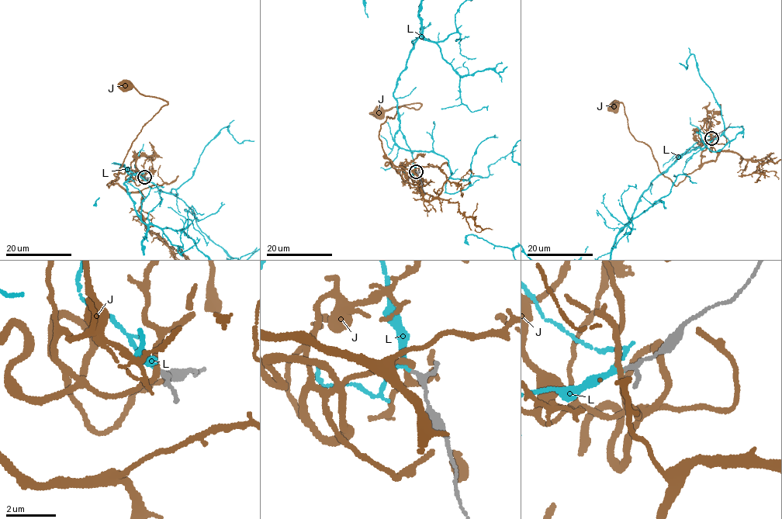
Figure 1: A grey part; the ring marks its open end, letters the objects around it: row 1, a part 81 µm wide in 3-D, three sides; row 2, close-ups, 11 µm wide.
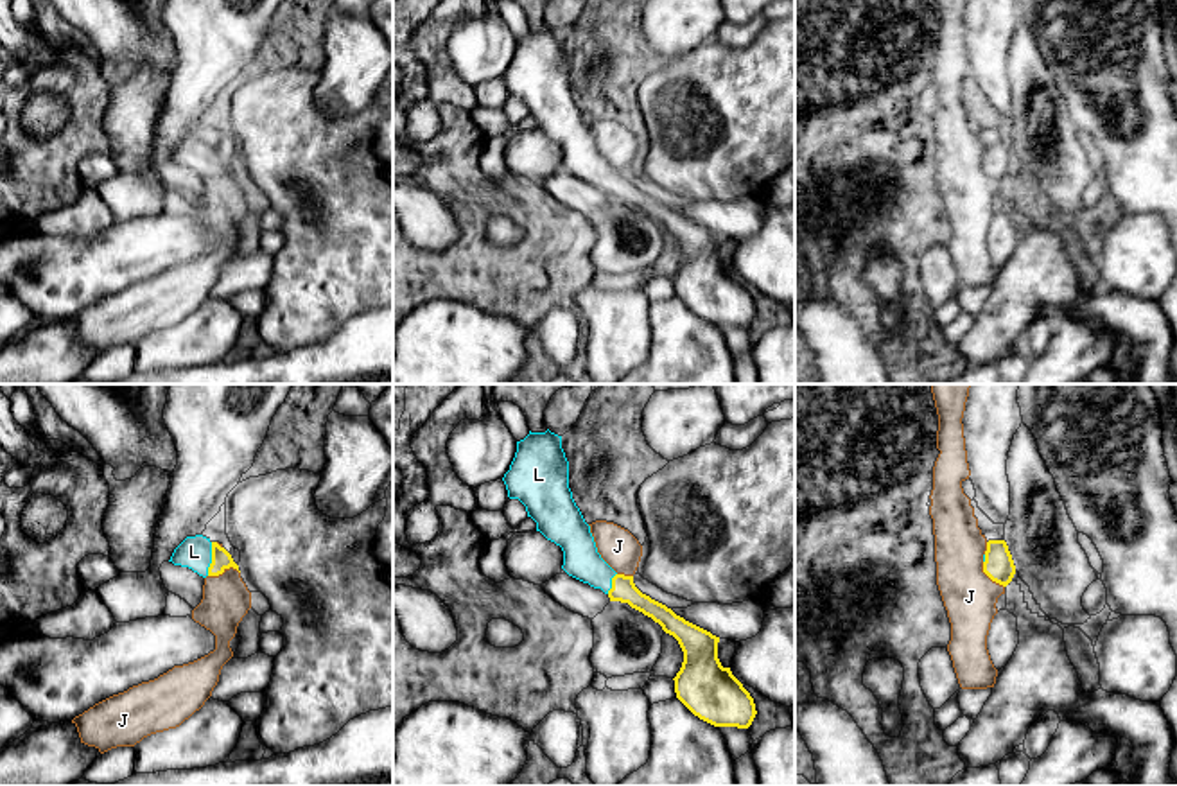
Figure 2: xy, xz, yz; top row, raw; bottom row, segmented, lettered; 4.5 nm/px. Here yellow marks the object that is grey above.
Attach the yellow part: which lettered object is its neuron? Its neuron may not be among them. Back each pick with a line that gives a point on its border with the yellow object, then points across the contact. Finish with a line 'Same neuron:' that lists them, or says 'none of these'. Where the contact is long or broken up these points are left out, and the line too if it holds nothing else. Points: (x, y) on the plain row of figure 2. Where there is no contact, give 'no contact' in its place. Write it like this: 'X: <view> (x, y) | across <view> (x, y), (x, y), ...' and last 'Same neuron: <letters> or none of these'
L: xy (212, 157) | across xy (221, 157), (212, 157), (194, 149)
Same neuron: L

